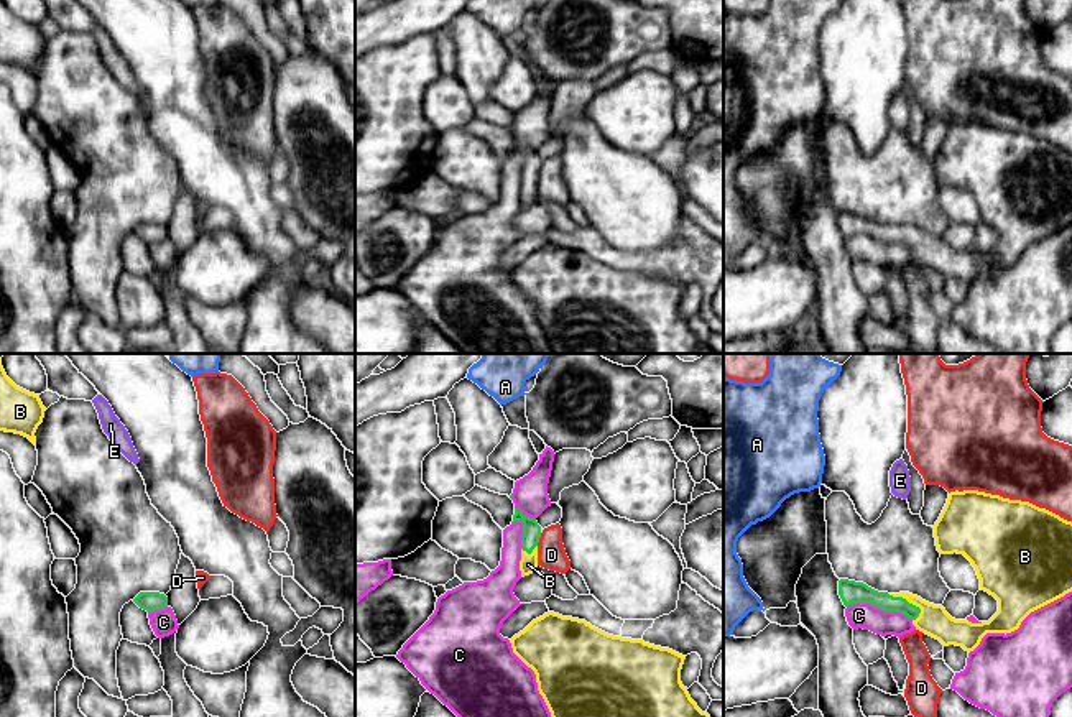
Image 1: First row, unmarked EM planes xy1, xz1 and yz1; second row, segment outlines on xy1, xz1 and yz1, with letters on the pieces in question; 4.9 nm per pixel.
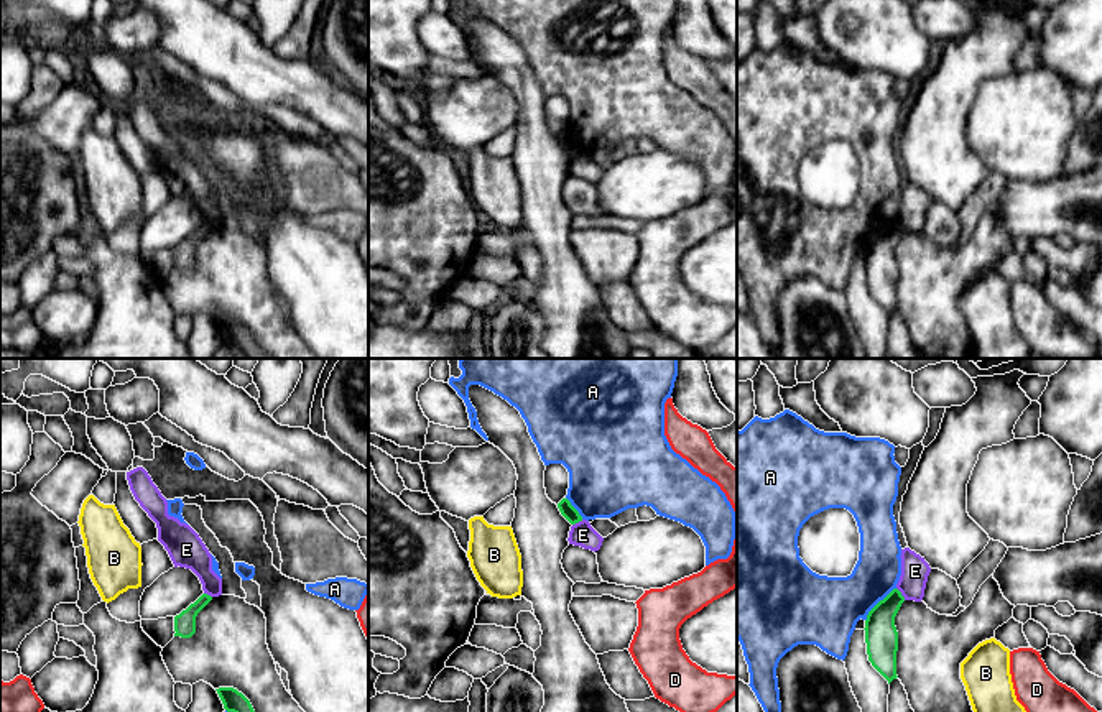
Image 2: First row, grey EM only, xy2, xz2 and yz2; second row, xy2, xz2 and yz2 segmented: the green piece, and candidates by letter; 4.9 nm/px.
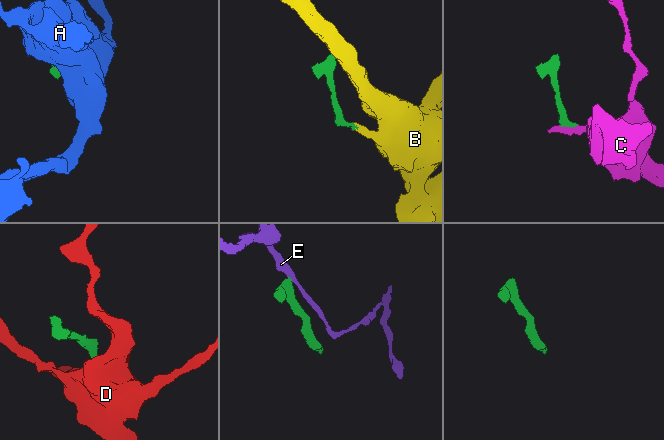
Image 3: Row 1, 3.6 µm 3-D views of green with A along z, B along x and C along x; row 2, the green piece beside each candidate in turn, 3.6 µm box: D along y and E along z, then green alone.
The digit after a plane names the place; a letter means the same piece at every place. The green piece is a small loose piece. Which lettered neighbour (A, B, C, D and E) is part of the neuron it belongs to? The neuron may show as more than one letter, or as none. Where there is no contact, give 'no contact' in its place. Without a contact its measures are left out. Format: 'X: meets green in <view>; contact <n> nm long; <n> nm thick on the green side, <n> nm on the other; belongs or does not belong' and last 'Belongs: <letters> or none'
A: meets green in yz2; contact 220 nm long; 160 nm thick on the green side, 320 nm on the other; does not belong
B: meets green in yz1; contact 190 nm long; 110 nm thick on the green side, 150 nm on the other; belongs
C: meets green in yz1; contact 320 nm long; 120 nm thick on the green side, 130 nm on the other; does not belong
D: meets green in xz1; contact 70 nm long; 100 nm thick on the green side, 140 nm on the other; does not belong
E: meets green in yz2; contact 80 nm long; 160 nm thick on the green side, 140 nm on the other; does not belong
Belongs: B

